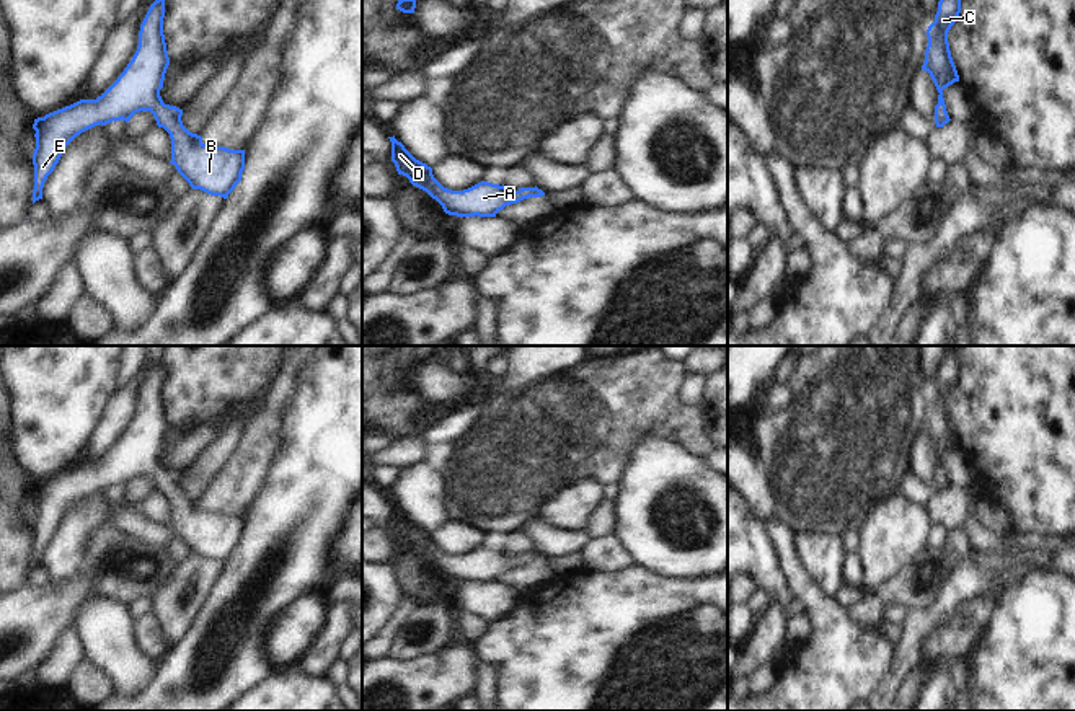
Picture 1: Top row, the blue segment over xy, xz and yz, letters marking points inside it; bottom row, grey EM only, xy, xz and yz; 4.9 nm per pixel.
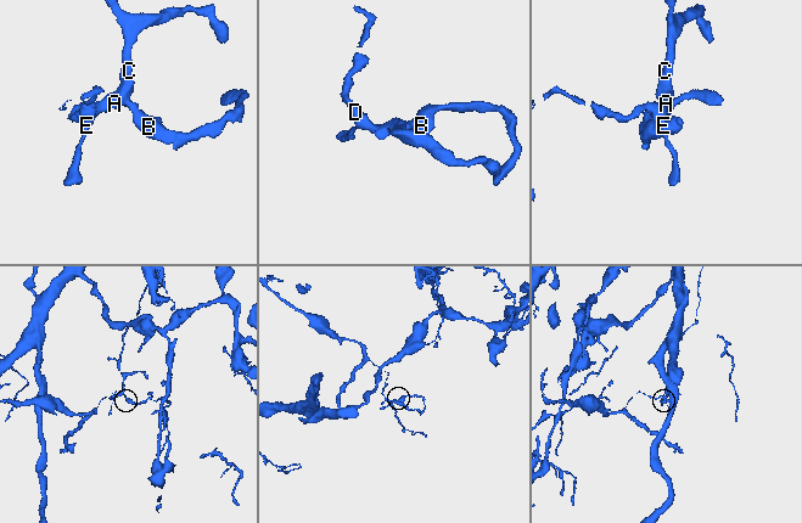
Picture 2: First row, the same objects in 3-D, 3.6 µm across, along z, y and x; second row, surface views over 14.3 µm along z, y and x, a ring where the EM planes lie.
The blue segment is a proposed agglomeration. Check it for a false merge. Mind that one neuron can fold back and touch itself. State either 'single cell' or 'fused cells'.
single cell

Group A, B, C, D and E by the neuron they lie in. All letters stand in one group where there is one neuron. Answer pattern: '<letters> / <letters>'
A B C D E

